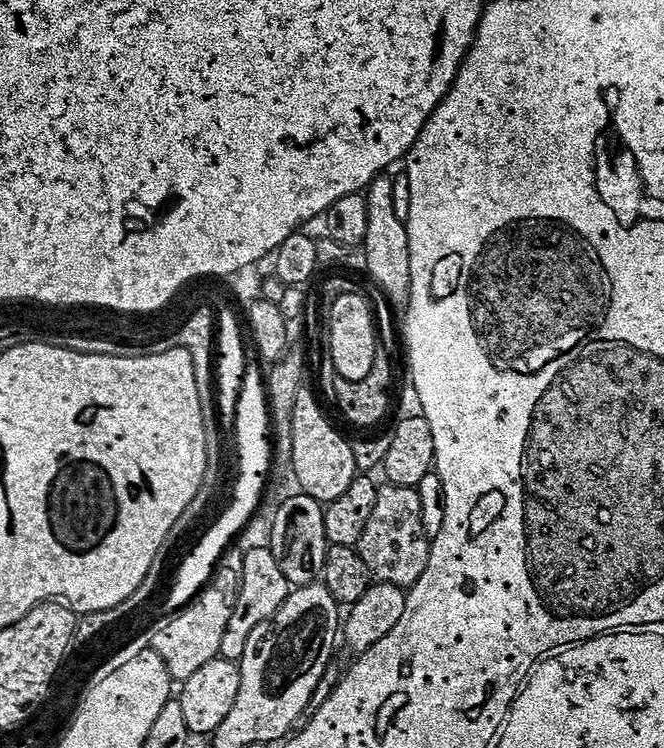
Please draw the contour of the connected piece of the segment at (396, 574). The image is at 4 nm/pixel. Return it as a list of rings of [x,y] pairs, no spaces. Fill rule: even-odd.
[[[390,483],[380,488],[374,514],[366,523],[366,530],[358,545],[362,562],[366,562],[369,573],[377,581],[395,584],[400,580],[413,586],[429,565],[432,555],[430,528],[428,532],[424,525],[424,504],[420,501],[420,494],[415,488],[403,488]]]

